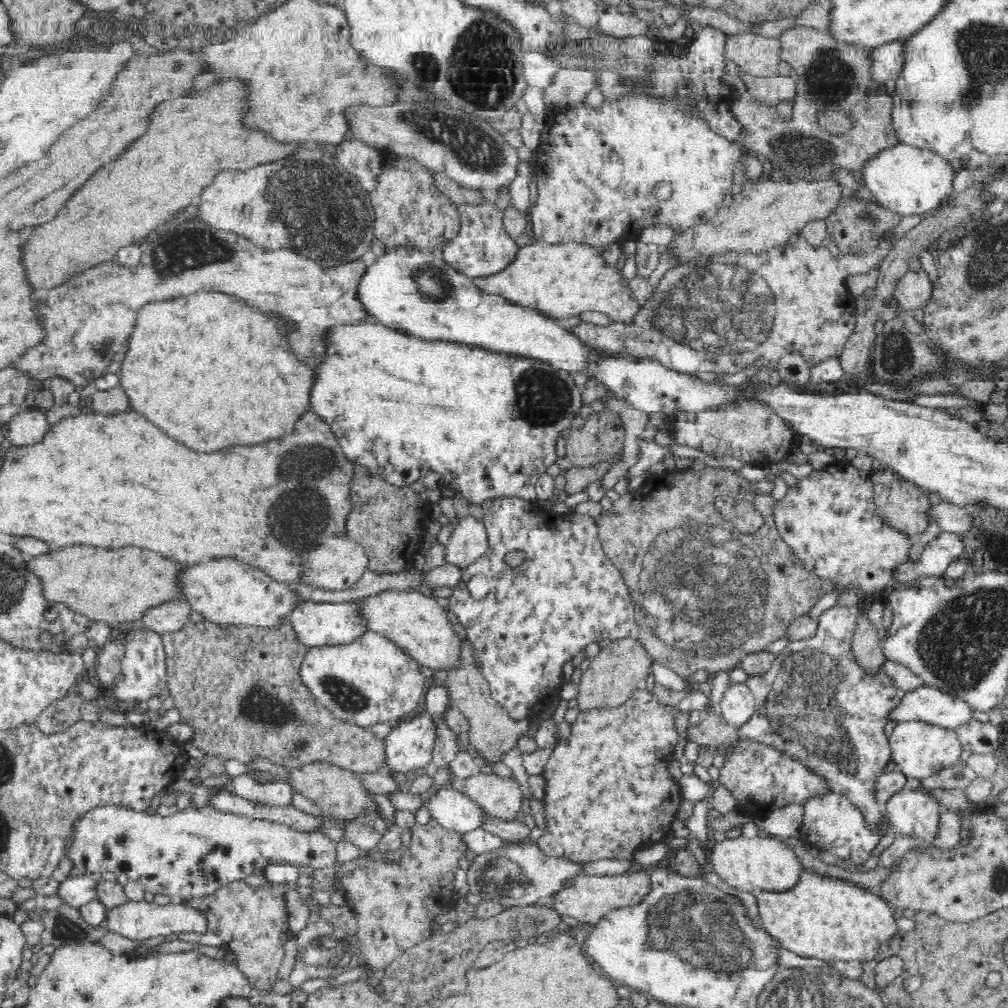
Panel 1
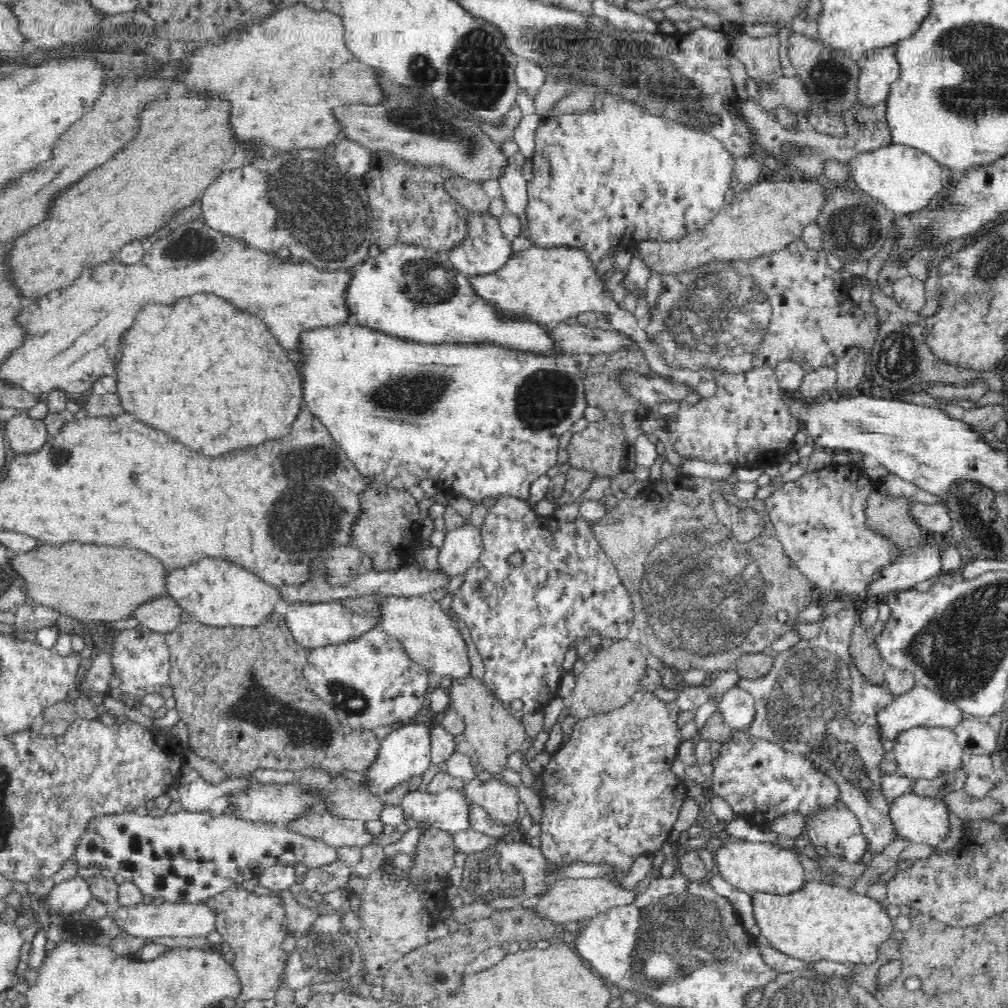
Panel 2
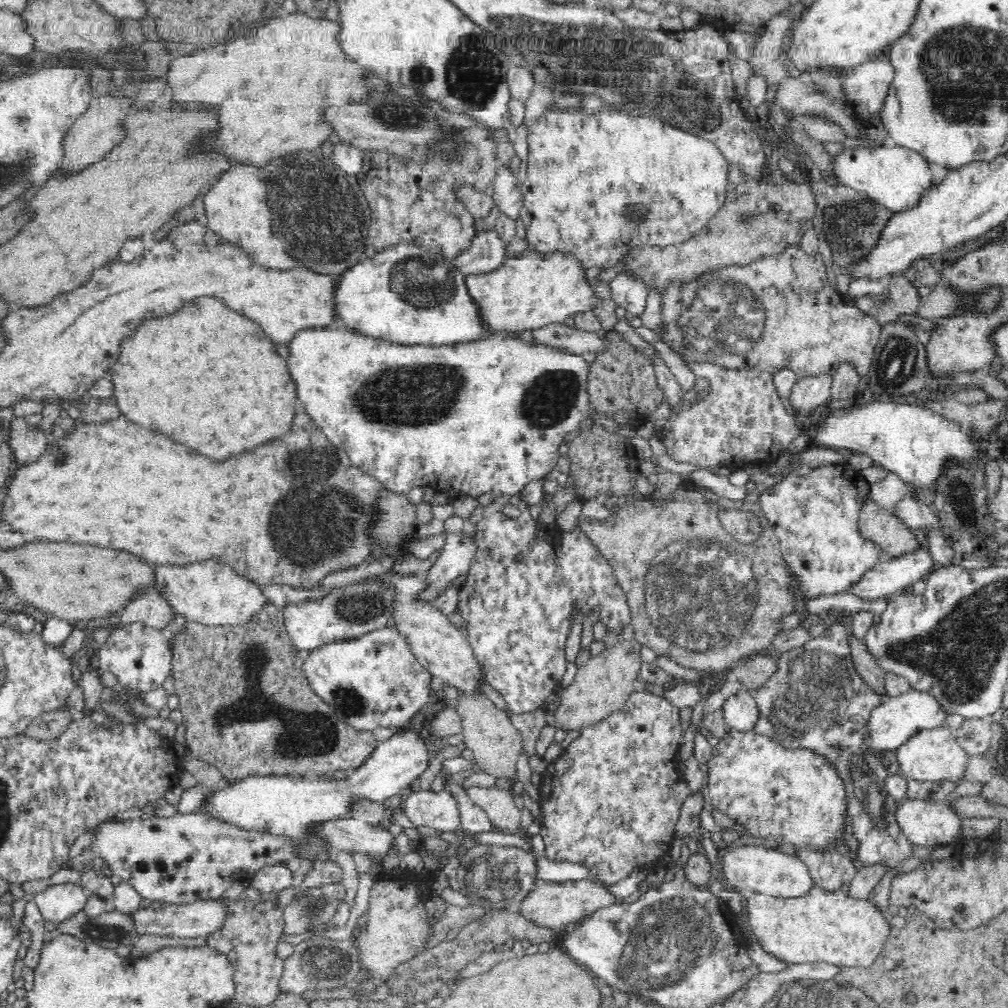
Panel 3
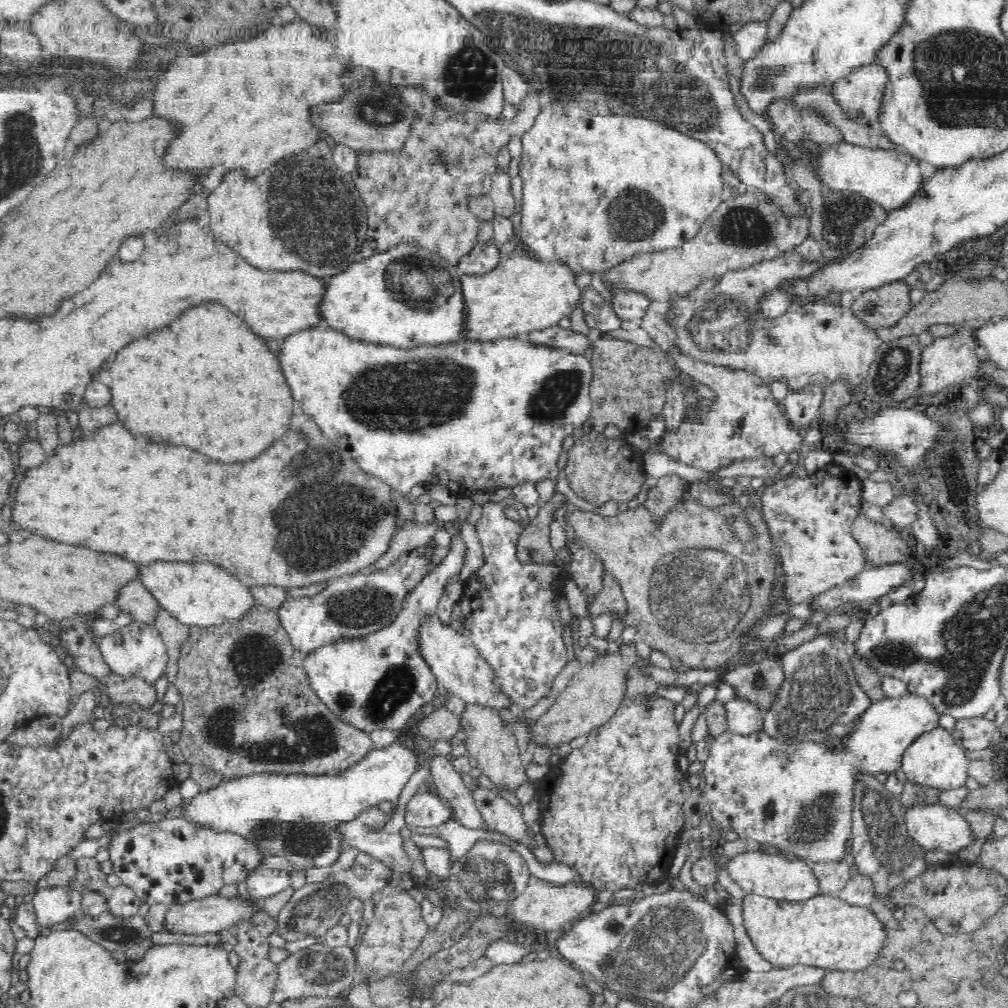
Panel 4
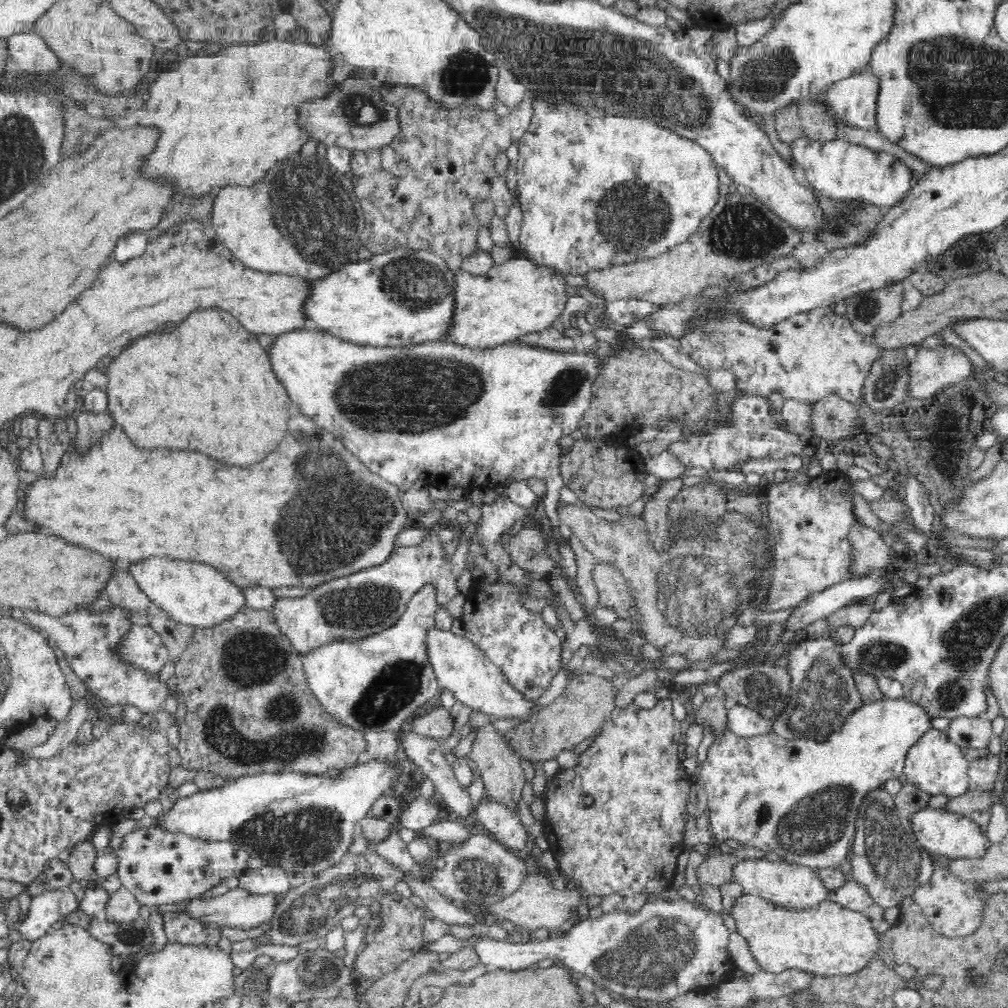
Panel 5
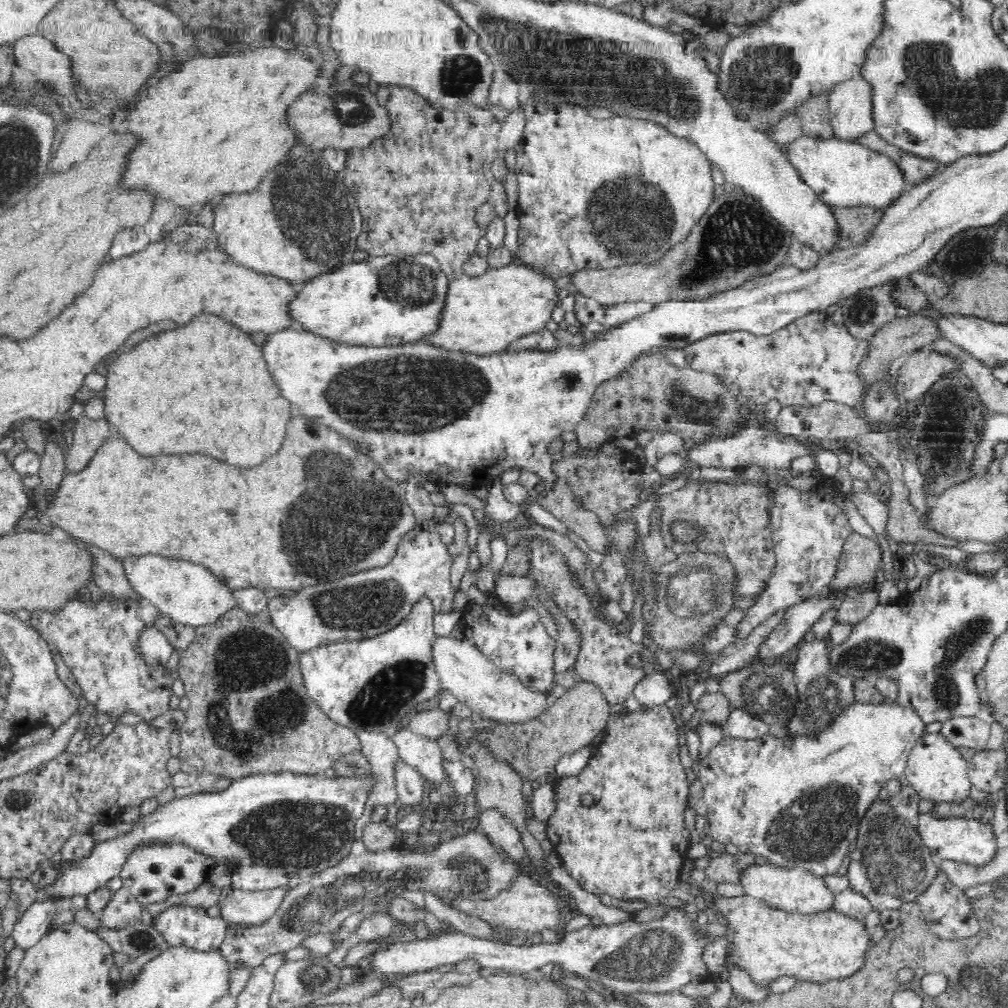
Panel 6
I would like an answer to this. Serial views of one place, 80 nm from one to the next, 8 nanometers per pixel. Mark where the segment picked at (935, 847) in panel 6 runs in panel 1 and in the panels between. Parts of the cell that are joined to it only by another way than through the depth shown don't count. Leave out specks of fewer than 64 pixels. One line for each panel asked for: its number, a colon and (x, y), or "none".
1: (914, 812)
2: (921, 819)
3: (924, 823)
4: (931, 825)
5: (941, 832)

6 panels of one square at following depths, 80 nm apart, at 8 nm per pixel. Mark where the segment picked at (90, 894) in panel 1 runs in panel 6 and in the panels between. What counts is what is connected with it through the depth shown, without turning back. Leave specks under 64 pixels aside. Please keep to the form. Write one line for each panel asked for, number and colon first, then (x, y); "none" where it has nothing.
2: (71, 895)
3: (56, 903)
4: (52, 905)
5: (51, 906)
6: (32, 924)

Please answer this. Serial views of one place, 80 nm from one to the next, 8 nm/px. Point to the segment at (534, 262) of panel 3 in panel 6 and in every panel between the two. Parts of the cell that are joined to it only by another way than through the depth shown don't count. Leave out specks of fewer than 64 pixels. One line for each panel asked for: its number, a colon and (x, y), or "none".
4: (522, 294)
5: (519, 296)
6: (484, 314)

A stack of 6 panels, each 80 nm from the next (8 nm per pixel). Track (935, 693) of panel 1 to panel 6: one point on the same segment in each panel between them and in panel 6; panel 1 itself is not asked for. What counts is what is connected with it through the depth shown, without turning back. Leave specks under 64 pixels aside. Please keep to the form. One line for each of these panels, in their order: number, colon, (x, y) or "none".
2: (919, 706)
3: (898, 717)
4: (797, 797)
5: (799, 798)
6: (797, 801)

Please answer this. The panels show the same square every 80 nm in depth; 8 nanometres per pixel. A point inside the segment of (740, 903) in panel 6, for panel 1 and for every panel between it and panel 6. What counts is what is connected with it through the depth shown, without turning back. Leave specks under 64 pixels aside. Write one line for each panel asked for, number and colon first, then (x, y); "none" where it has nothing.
1: (830, 919)
2: (820, 921)
3: (826, 926)
4: (827, 931)
5: (827, 938)

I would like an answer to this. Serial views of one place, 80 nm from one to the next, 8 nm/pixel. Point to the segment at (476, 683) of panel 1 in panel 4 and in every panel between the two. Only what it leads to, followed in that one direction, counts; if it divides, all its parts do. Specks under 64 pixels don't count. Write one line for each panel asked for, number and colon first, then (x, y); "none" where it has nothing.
2: (494, 734)
3: (496, 743)
4: (489, 741)

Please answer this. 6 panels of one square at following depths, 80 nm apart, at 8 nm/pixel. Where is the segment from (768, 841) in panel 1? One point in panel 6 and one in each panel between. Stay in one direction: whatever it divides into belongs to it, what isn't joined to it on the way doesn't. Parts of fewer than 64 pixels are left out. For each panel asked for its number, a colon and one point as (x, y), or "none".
2: (752, 867)
3: (752, 869)
4: (757, 873)
5: (791, 885)
6: (793, 889)

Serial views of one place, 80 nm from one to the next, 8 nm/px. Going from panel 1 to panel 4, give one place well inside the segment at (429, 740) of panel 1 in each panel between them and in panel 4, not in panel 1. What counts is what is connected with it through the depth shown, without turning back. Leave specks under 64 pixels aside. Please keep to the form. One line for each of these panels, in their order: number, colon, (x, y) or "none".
2: (406, 752)
3: (285, 804)
4: (294, 815)

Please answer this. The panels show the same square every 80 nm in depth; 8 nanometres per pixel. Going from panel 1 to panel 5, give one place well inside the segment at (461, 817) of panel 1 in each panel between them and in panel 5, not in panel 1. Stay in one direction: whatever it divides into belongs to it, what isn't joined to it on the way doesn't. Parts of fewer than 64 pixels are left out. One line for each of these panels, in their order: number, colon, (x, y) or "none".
2: (449, 810)
3: (440, 811)
4: (429, 809)
5: (421, 812)

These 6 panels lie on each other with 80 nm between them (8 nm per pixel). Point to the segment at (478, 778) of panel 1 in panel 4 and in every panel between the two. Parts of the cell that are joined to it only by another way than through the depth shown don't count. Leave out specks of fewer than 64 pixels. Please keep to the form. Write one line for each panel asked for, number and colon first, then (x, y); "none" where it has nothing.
2: (499, 799)
3: (499, 805)
4: (499, 815)

